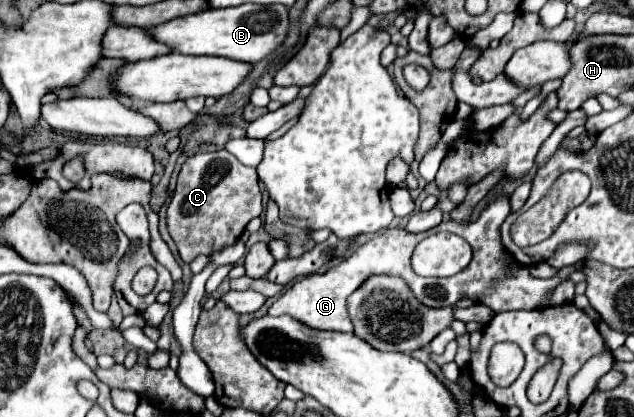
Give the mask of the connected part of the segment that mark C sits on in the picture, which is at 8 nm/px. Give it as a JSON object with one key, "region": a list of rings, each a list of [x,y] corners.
{"region":[[[222,149],[222,151],[214,151],[214,153],[198,153],[198,155],[188,157],[188,159],[184,161],[182,169],[180,169],[176,189],[174,189],[172,201],[170,201],[170,205],[168,205],[168,231],[170,231],[170,237],[174,239],[174,243],[176,243],[176,247],[178,247],[178,253],[180,253],[180,257],[182,257],[182,261],[184,261],[184,263],[190,263],[190,261],[194,261],[198,255],[212,255],[214,251],[220,251],[220,249],[224,249],[224,247],[228,247],[228,245],[234,245],[234,243],[238,241],[238,237],[242,235],[242,231],[246,229],[246,225],[248,225],[254,217],[260,217],[260,213],[262,213],[262,193],[260,193],[260,187],[258,187],[258,175],[252,171],[252,167],[242,165],[232,153],[228,153],[228,151],[224,151],[224,149]]]}

